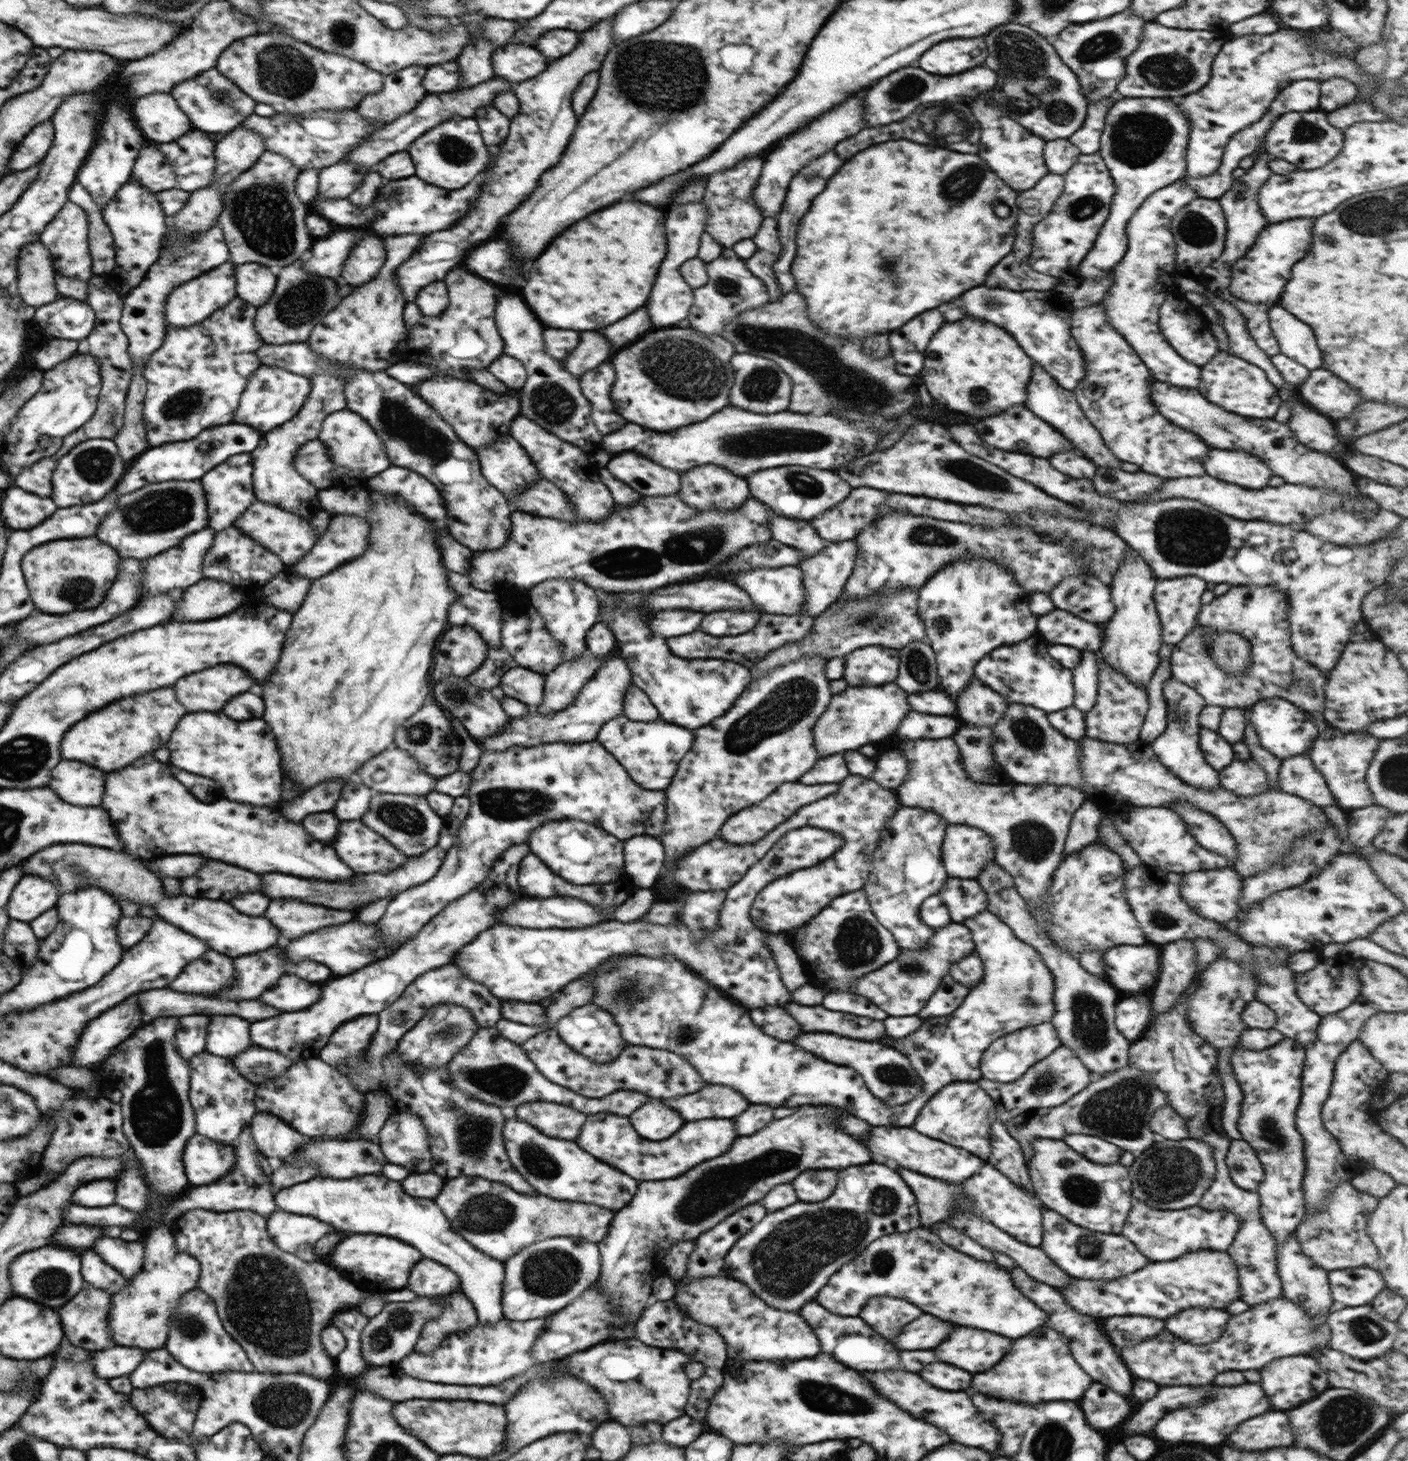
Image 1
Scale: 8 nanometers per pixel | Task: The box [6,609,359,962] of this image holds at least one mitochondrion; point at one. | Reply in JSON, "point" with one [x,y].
{"point":[75,870]}

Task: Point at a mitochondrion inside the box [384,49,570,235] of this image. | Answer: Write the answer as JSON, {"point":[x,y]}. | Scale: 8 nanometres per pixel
{"point":[456,150]}

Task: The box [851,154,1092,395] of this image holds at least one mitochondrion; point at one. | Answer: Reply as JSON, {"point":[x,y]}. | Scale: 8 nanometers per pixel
{"point":[960,184]}

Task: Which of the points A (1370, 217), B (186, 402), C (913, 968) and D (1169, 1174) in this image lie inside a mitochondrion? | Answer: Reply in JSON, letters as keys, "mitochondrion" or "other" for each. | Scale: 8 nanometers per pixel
{"A":"mitochondrion","B":"mitochondrion","C":"mitochondrion","D":"mitochondrion"}

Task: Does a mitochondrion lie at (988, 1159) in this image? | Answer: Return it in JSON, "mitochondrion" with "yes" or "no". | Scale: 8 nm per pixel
{"mitochondrion":"no"}

